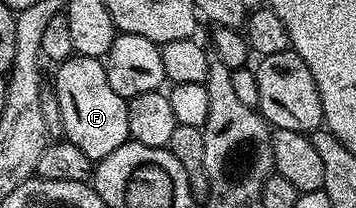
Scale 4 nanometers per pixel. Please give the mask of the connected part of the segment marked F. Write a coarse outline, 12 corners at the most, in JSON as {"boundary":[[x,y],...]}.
{"boundary":[[73,54],[54,87],[68,141],[93,162],[129,143],[103,59]]}

